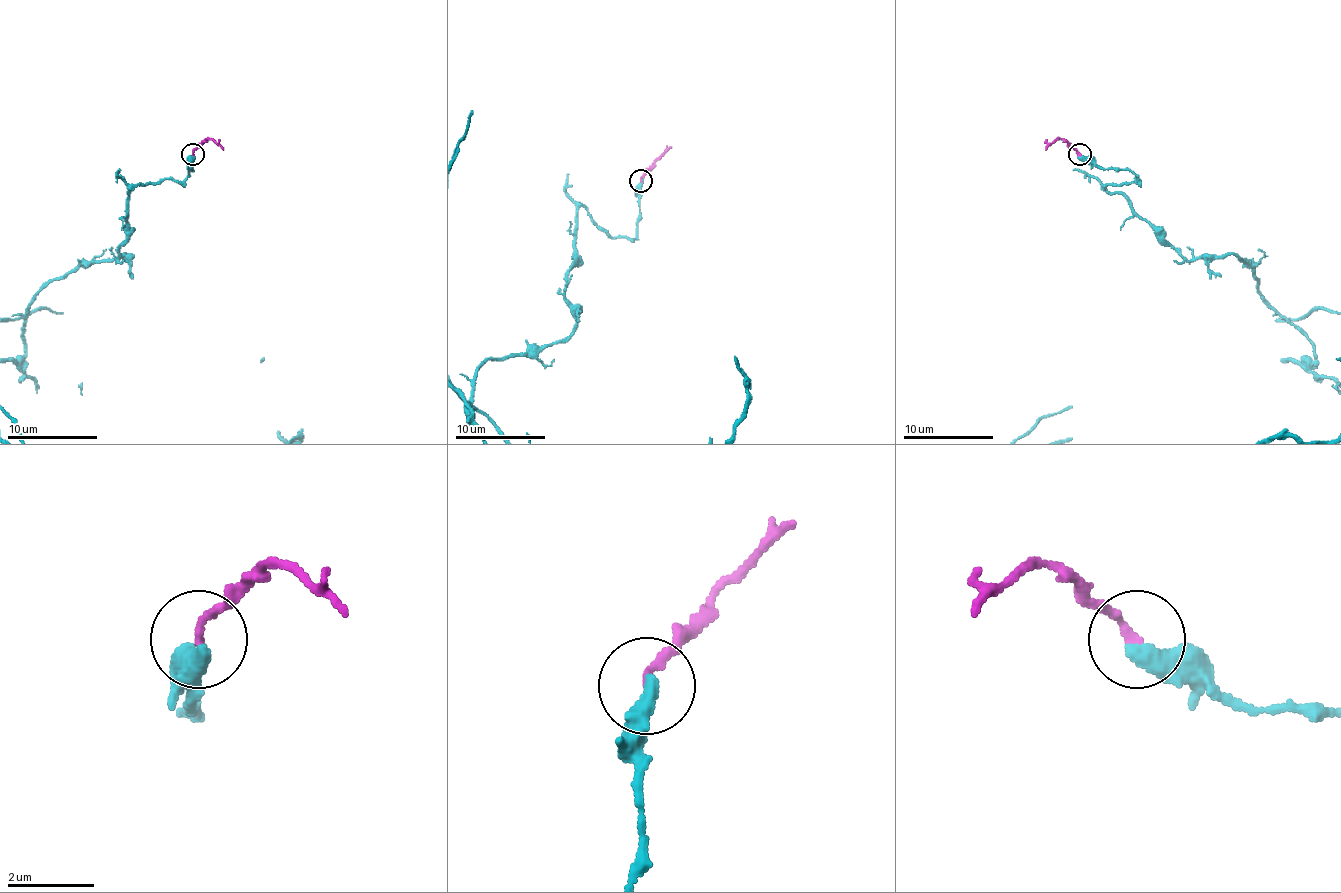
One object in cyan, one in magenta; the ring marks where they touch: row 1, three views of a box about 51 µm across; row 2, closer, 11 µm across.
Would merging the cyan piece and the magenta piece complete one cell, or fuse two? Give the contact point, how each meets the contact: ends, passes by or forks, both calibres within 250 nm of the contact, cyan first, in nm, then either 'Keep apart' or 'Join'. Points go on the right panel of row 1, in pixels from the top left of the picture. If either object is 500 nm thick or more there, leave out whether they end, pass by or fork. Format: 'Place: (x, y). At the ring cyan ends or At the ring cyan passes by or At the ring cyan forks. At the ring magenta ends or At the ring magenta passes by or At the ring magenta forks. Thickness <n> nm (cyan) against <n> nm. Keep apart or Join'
Place: (1079, 154). At the ring cyan ends. At the ring magenta ends. Thickness 440 nm (cyan) against 200 nm. Join

